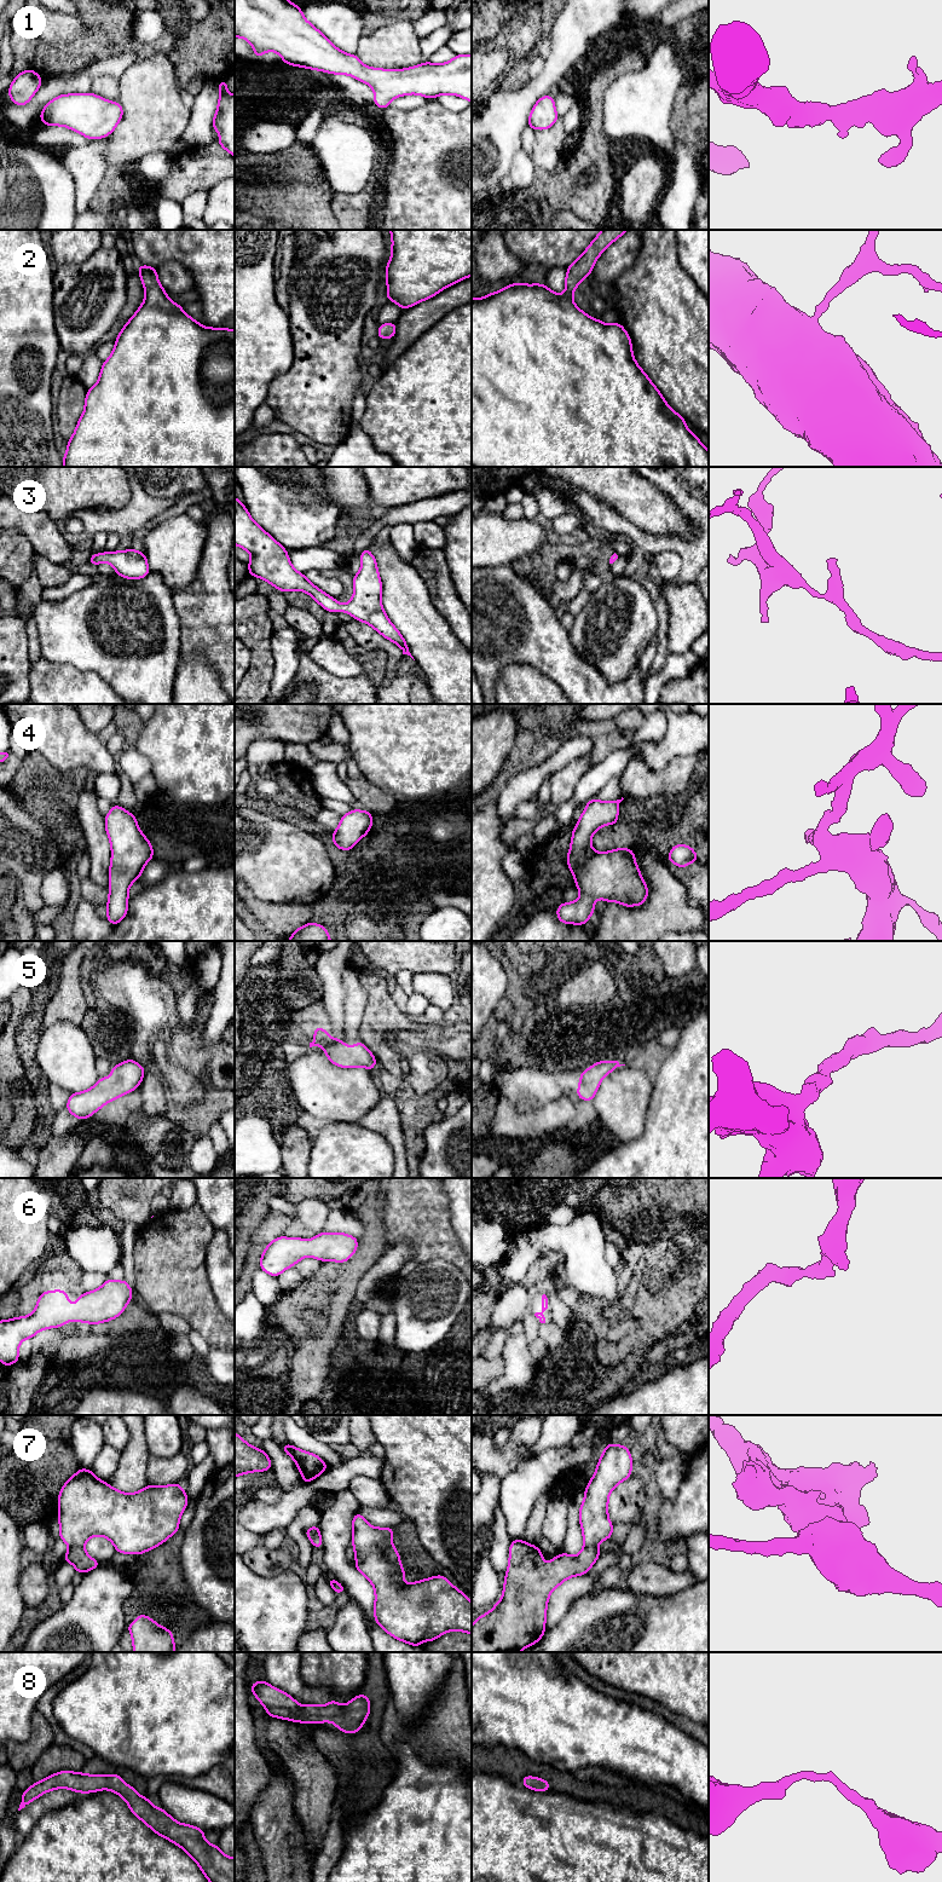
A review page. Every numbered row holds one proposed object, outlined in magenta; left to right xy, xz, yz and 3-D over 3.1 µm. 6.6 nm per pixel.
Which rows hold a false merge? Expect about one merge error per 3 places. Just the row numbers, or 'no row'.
7

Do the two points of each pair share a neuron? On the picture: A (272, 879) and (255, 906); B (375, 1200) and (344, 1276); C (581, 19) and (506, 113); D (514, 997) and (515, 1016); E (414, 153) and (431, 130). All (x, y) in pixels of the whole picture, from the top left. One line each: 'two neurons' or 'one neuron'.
A: two neurons
B: one neuron
C: one neuron
D: one neuron
E: one neuron

